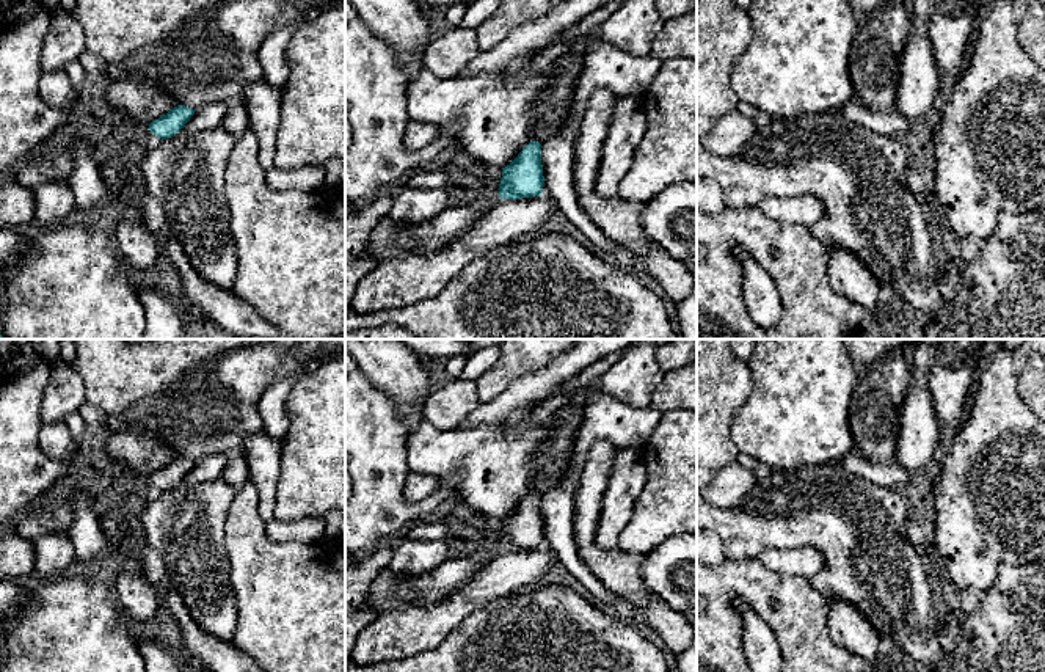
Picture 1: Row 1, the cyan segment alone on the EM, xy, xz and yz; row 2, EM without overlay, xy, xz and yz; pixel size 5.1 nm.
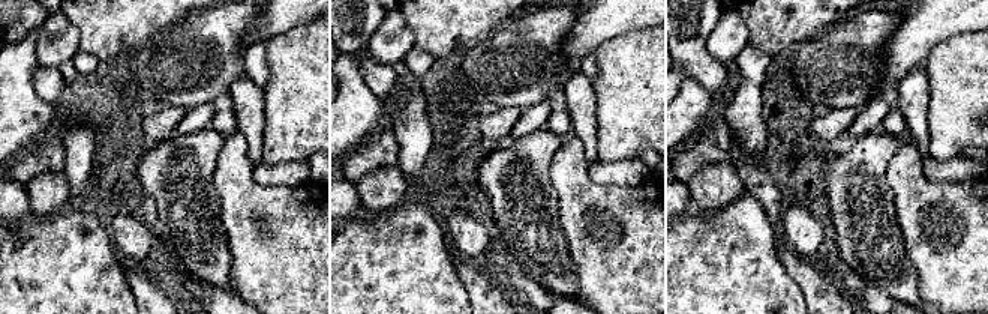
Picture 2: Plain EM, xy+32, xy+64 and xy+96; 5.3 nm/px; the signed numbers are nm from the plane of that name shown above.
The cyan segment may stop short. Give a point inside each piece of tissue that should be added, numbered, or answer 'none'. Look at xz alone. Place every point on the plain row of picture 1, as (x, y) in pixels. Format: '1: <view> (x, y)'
none

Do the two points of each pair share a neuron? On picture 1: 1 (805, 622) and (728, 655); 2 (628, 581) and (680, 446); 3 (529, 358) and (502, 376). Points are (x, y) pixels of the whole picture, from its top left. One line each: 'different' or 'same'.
1: same
2: different
3: same

